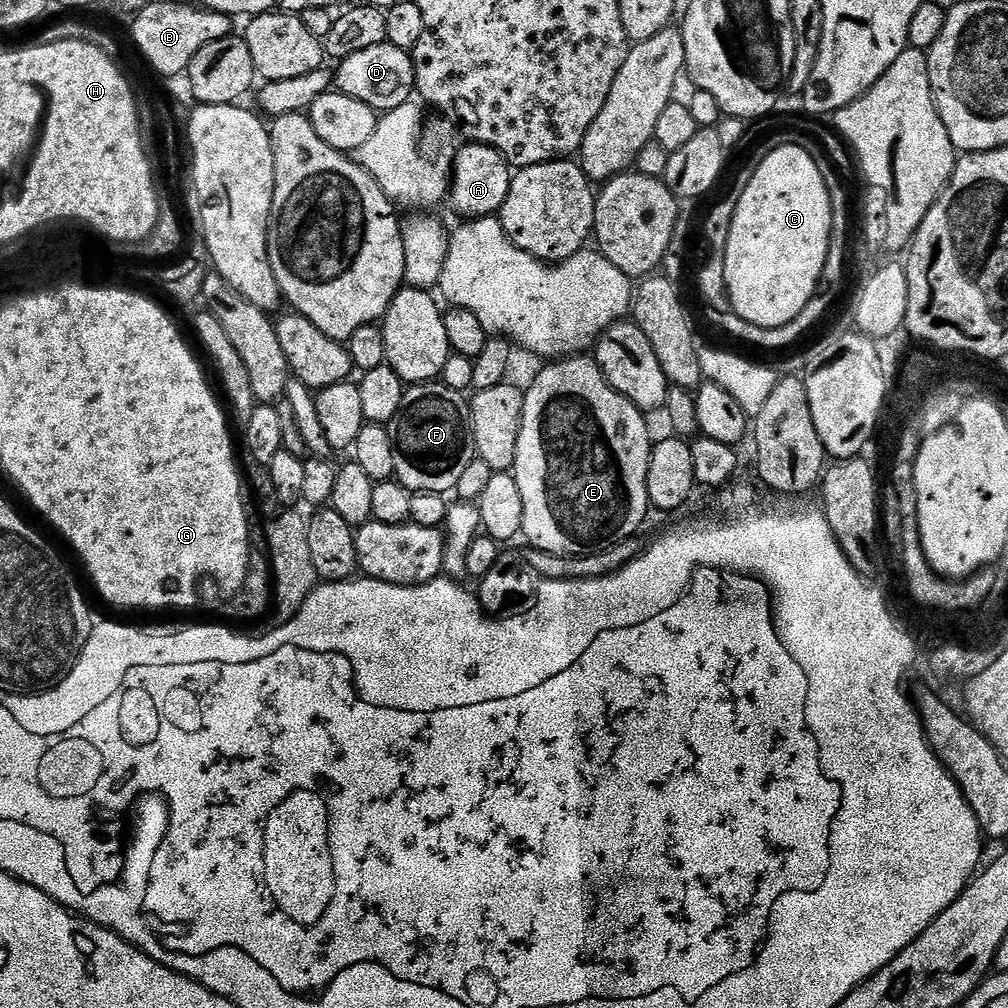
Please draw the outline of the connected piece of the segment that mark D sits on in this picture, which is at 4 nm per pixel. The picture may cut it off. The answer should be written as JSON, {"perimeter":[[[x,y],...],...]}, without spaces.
{"perimeter":[[[387,42],[370,46],[370,50],[358,50],[358,54],[350,54],[339,61],[337,68],[340,69],[334,72],[335,91],[358,98],[358,102],[366,102],[366,106],[378,114],[398,110],[398,106],[413,99],[416,92],[416,71],[411,55],[405,49]]]}

